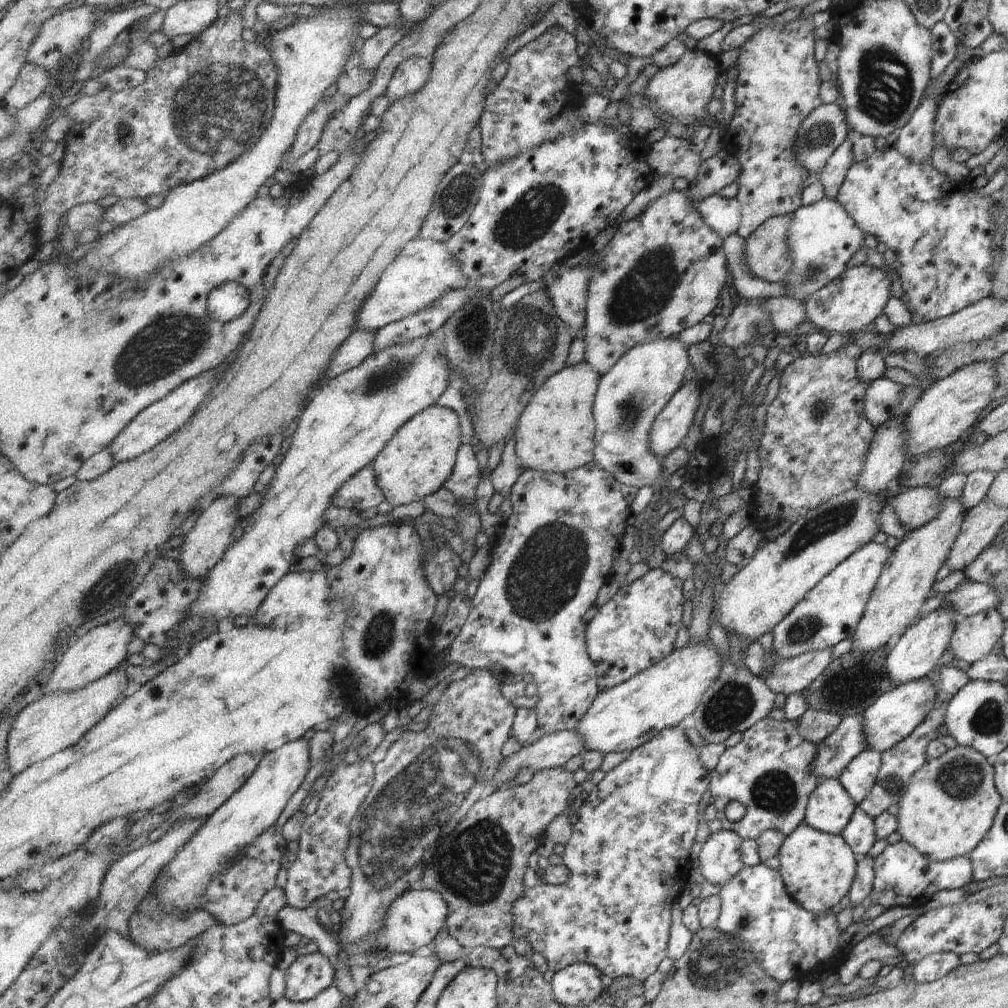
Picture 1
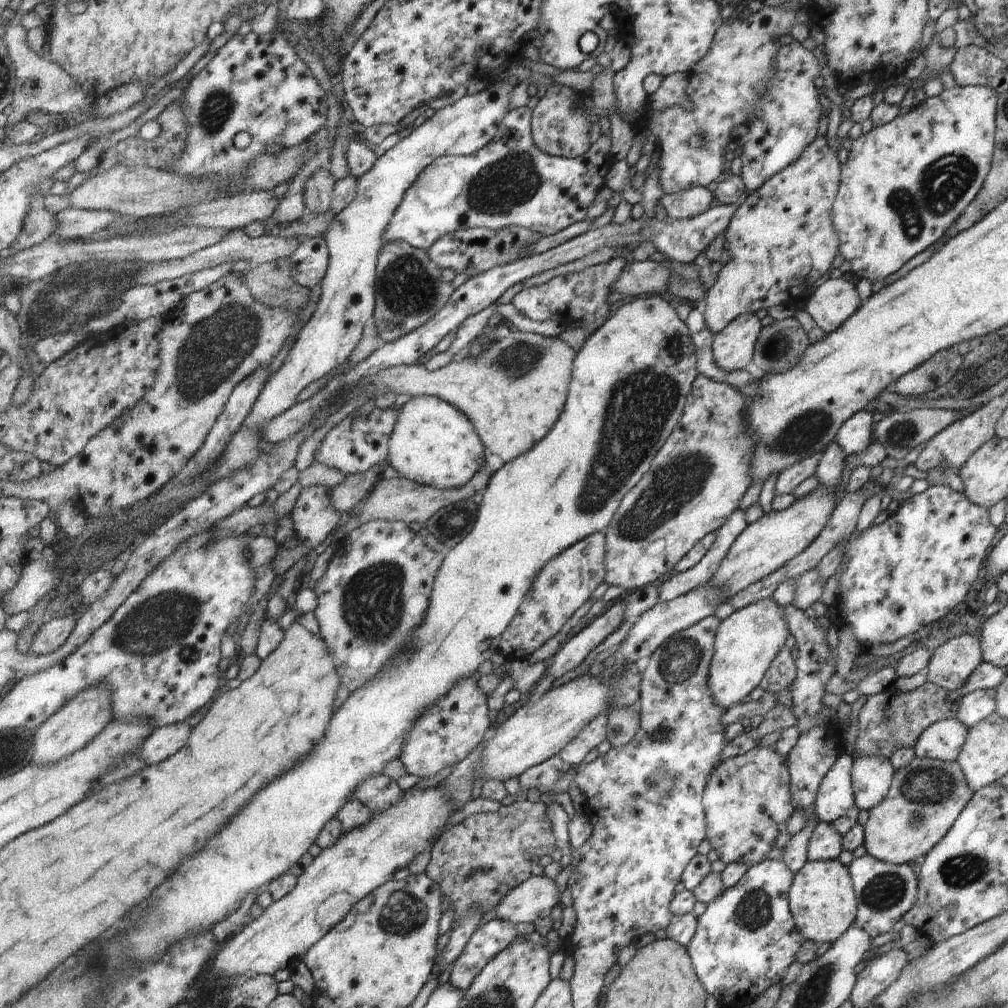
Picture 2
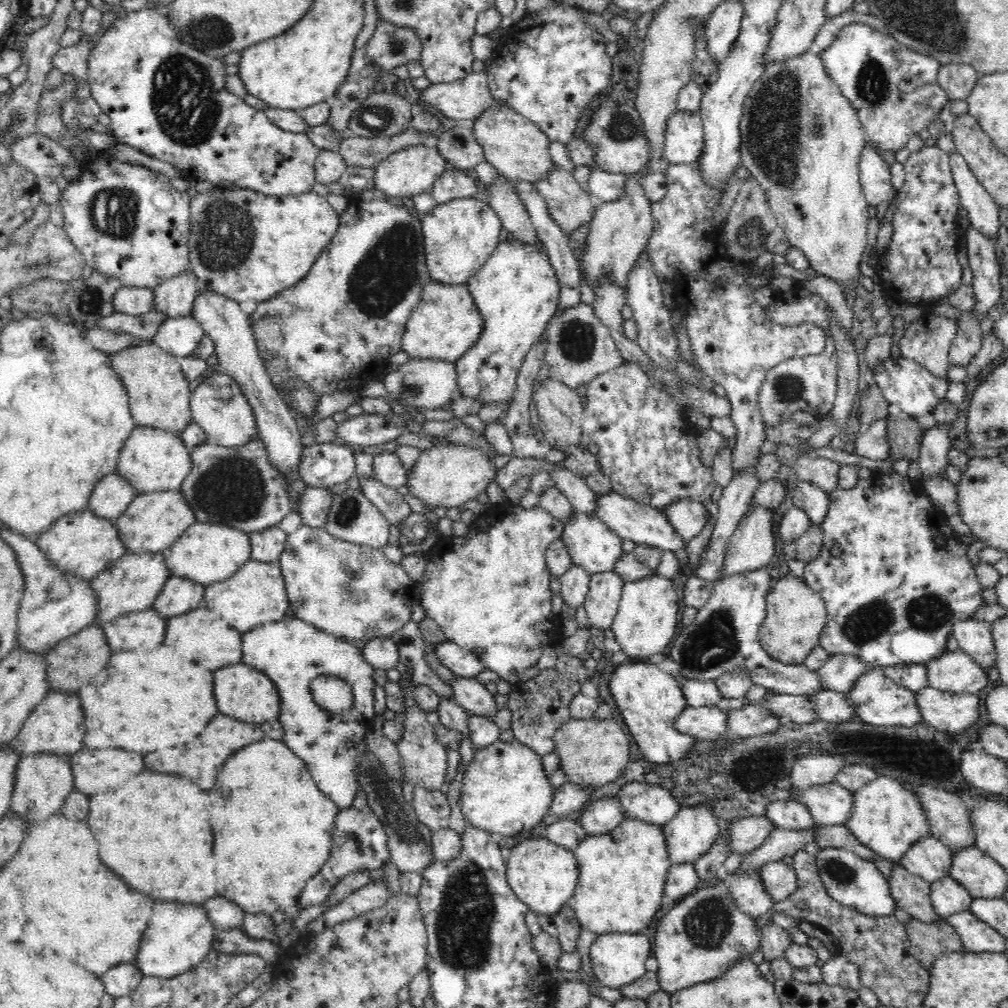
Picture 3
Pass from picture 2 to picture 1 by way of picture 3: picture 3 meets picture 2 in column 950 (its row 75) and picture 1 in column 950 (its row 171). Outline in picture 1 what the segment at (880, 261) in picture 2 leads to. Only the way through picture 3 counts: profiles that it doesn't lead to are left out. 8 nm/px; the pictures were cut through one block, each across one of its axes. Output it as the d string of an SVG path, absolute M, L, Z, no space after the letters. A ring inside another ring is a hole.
M894 146L874 150L865 160L854 162L839 186L835 202L853 219L857 228L864 235L875 236L886 249L895 252L897 260L892 270L897 273L901 296L906 309L923 318L924 321L937 320L941 317L979 302L989 295L994 275L991 238L995 224L991 212L995 210L988 196L975 196L967 184L951 182L948 176L930 162L913 164Z

